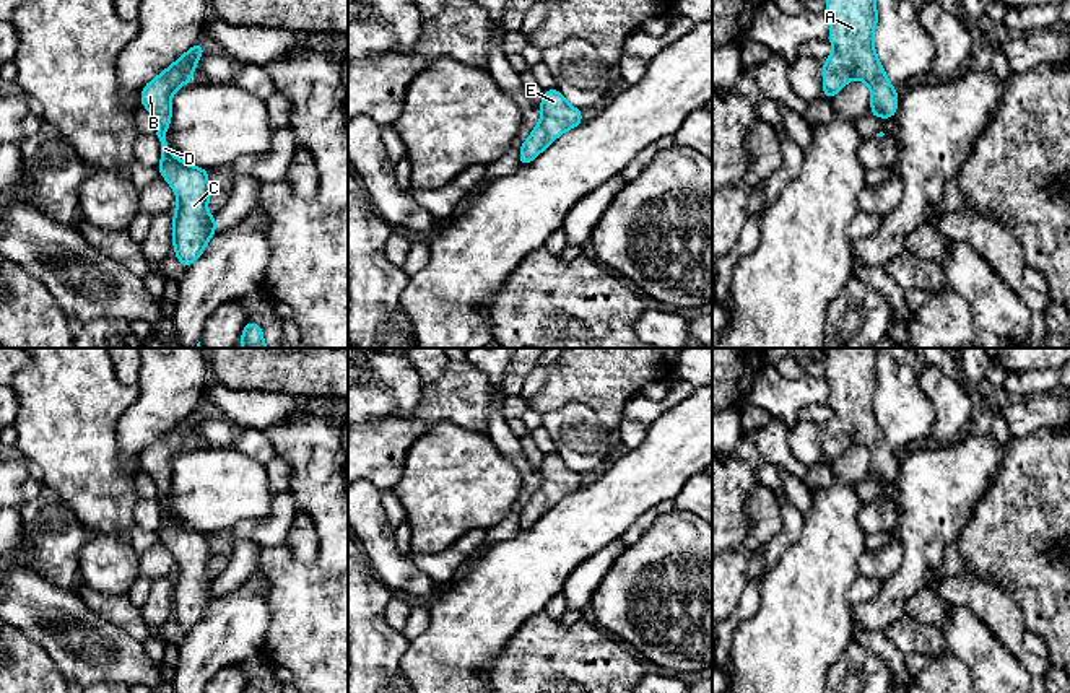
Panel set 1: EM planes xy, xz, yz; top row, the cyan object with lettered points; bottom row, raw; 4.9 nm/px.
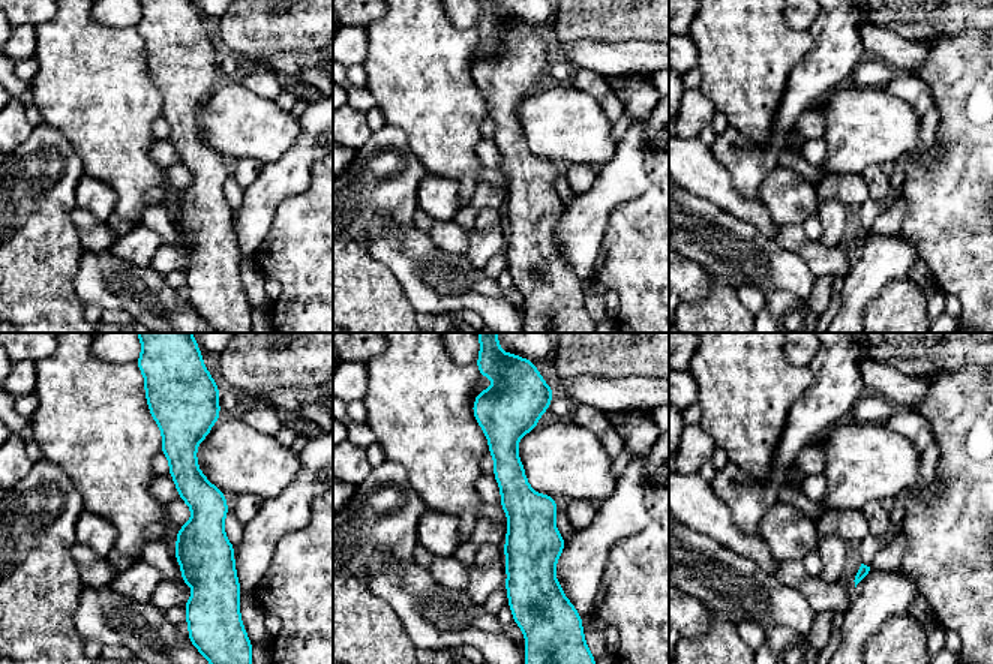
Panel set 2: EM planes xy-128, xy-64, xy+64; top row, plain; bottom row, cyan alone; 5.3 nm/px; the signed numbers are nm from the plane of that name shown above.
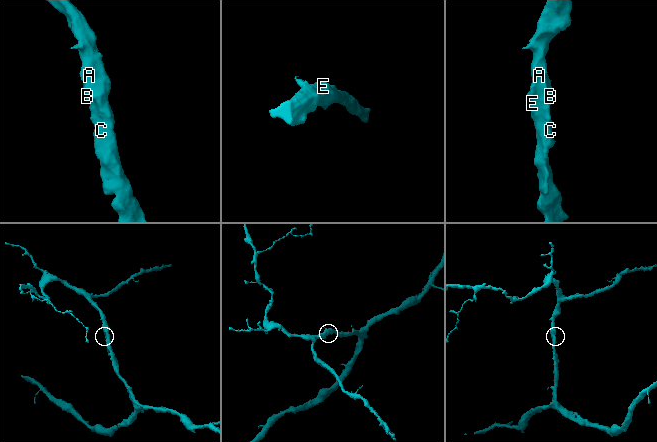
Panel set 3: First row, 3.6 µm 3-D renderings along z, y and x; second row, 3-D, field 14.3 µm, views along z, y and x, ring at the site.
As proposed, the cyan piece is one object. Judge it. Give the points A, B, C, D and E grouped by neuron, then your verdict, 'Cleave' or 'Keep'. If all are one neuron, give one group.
Groups: A B C D E. Keep

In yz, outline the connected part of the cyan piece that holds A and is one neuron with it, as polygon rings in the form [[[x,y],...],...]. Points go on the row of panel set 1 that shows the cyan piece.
[[[826,0],[829,21],[831,55],[823,62],[823,99],[834,98],[852,78],[867,83],[872,93],[870,116],[891,119],[898,114],[899,91],[889,83],[881,62],[876,57],[873,33],[878,23],[875,0]]]

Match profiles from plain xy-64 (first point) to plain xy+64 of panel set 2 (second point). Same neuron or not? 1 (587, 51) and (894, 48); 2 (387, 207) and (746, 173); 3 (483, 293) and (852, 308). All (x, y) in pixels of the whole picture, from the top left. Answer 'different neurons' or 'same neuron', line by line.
1: same neuron
2: same neuron
3: different neurons

